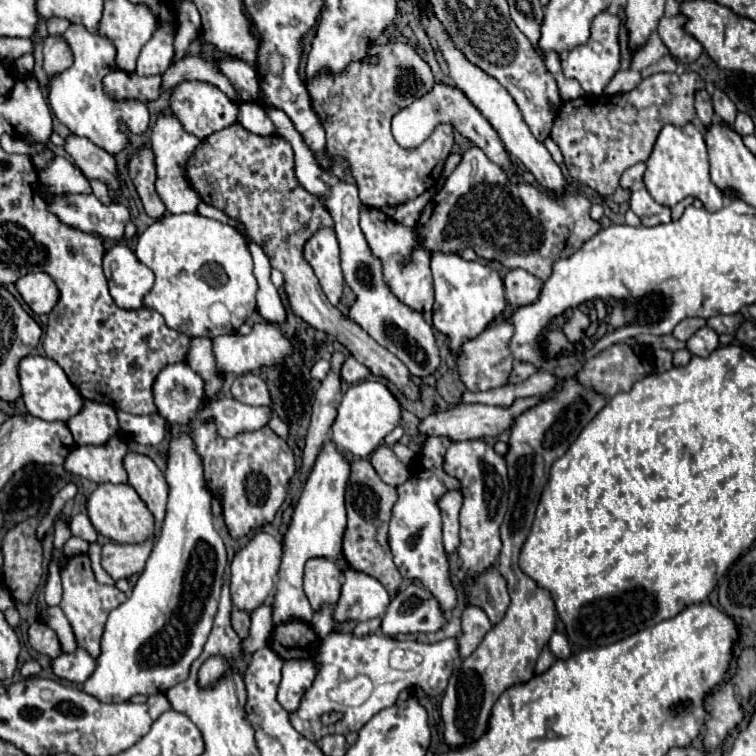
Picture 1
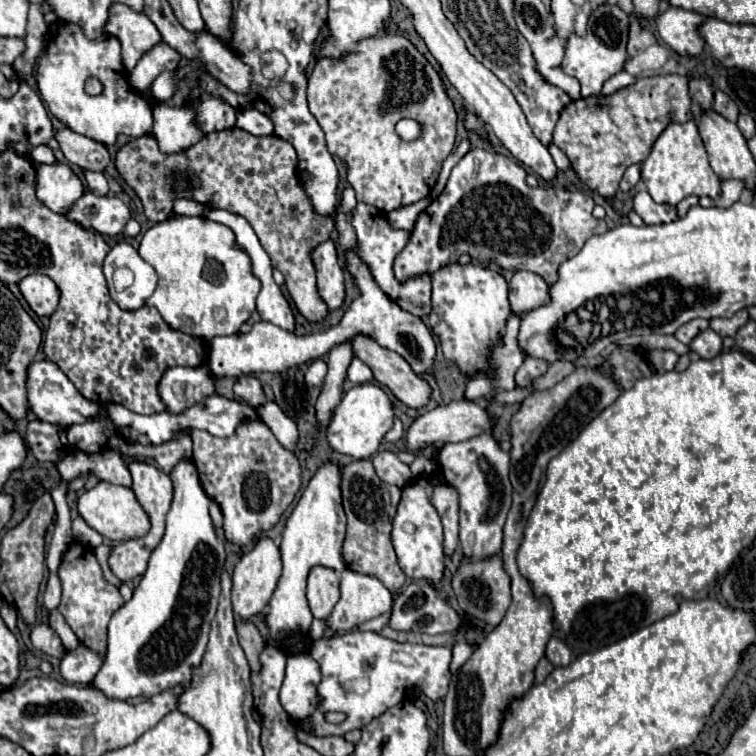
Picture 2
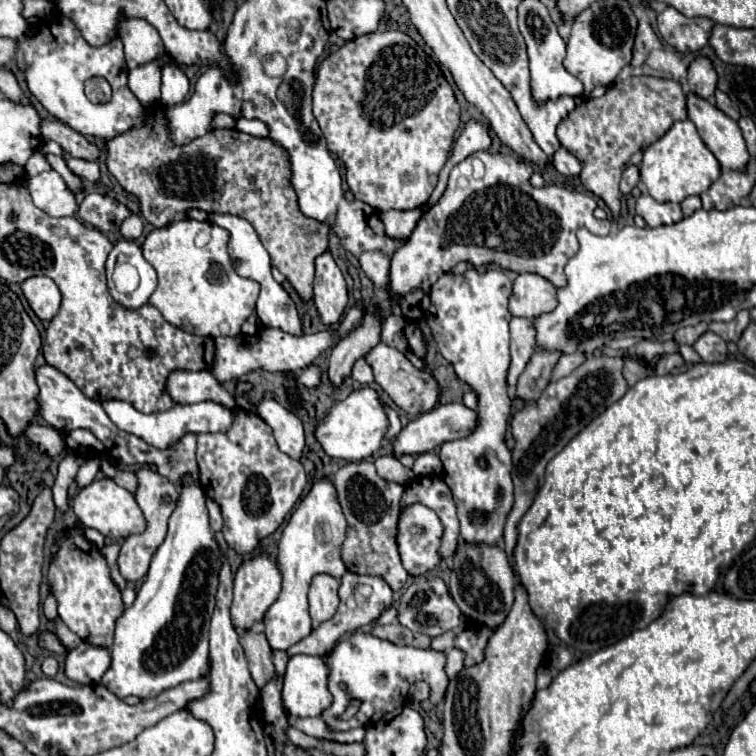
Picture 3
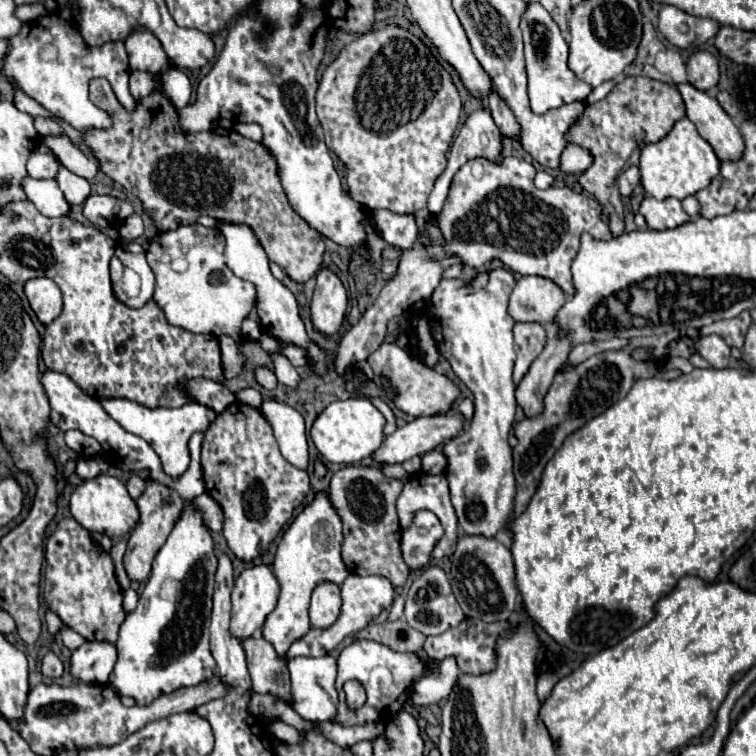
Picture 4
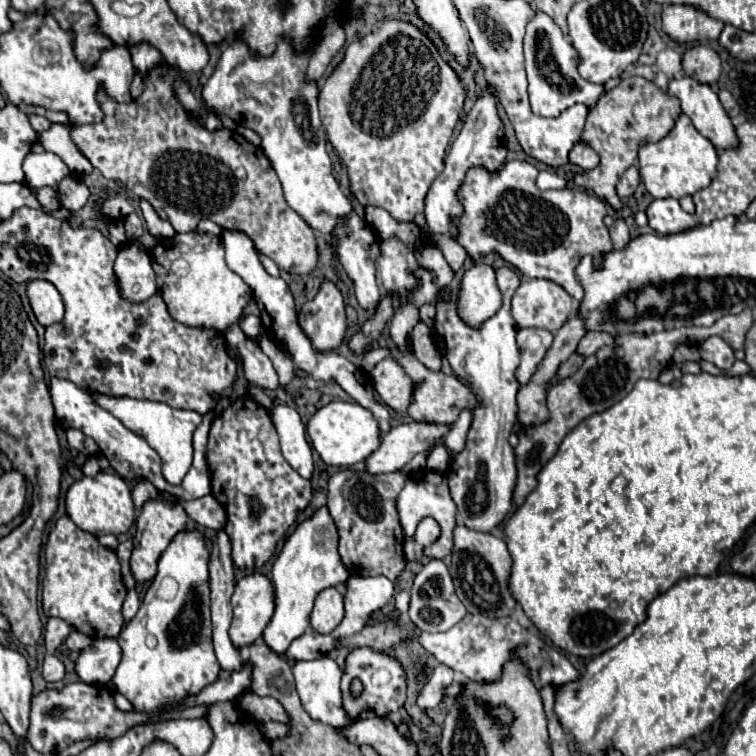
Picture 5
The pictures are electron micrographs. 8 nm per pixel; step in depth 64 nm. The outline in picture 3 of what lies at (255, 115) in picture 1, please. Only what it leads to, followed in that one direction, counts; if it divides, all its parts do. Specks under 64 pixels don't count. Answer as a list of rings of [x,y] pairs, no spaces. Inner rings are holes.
[[[238,120],[238,122],[236,122],[236,128],[238,128],[240,132],[244,132],[244,134],[254,136],[254,138],[264,138],[264,136],[268,134],[266,124],[260,122],[260,120]]]

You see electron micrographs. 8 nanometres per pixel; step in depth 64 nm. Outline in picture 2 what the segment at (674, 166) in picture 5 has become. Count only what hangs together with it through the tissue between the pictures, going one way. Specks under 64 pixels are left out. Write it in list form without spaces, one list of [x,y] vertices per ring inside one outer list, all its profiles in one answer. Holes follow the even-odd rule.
[[[694,120],[688,122],[672,122],[654,142],[652,152],[642,162],[642,182],[648,188],[648,194],[658,204],[676,206],[686,196],[710,196],[716,198],[720,194],[720,178],[714,174],[710,166],[710,156],[702,144],[698,128]]]

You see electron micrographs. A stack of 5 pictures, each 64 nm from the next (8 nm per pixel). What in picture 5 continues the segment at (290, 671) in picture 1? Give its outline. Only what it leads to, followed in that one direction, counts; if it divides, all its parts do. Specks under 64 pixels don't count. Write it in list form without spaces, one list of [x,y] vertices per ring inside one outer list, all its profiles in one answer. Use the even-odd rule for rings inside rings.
[[[322,656],[320,660],[296,662],[292,670],[294,670],[294,678],[296,678],[296,690],[298,690],[300,700],[302,700],[302,708],[308,712],[308,716],[312,720],[332,724],[336,728],[346,728],[352,724],[350,716],[346,714],[346,710],[342,706],[342,690],[340,690],[342,672],[332,658]]]

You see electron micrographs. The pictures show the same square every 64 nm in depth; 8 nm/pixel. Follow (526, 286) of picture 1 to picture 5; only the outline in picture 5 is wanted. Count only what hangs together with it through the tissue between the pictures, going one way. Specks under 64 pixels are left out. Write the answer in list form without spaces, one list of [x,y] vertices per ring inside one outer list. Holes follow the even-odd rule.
[[[522,280],[512,298],[512,316],[520,328],[560,330],[572,312],[572,296],[550,280]]]

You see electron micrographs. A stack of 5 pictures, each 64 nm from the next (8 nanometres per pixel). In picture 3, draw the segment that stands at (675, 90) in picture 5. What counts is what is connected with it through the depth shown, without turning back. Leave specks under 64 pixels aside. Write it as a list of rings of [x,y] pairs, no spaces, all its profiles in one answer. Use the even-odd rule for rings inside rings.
[[[694,92],[686,94],[686,102],[688,118],[696,124],[700,136],[704,136],[704,144],[712,148],[712,154],[720,162],[720,168],[744,170],[750,156],[738,124],[710,100],[700,98]]]

